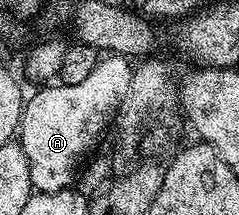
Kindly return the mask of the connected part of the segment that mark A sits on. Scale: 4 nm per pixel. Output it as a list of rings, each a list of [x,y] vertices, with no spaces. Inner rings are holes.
[[[104,54],[86,81],[78,85],[40,86],[36,90],[39,92],[24,102],[17,142],[25,149],[25,157],[29,157],[29,177],[36,192],[66,191],[74,179],[76,182],[79,162],[98,145],[103,130],[110,128],[119,114],[133,70],[132,64],[127,63],[126,55]]]

